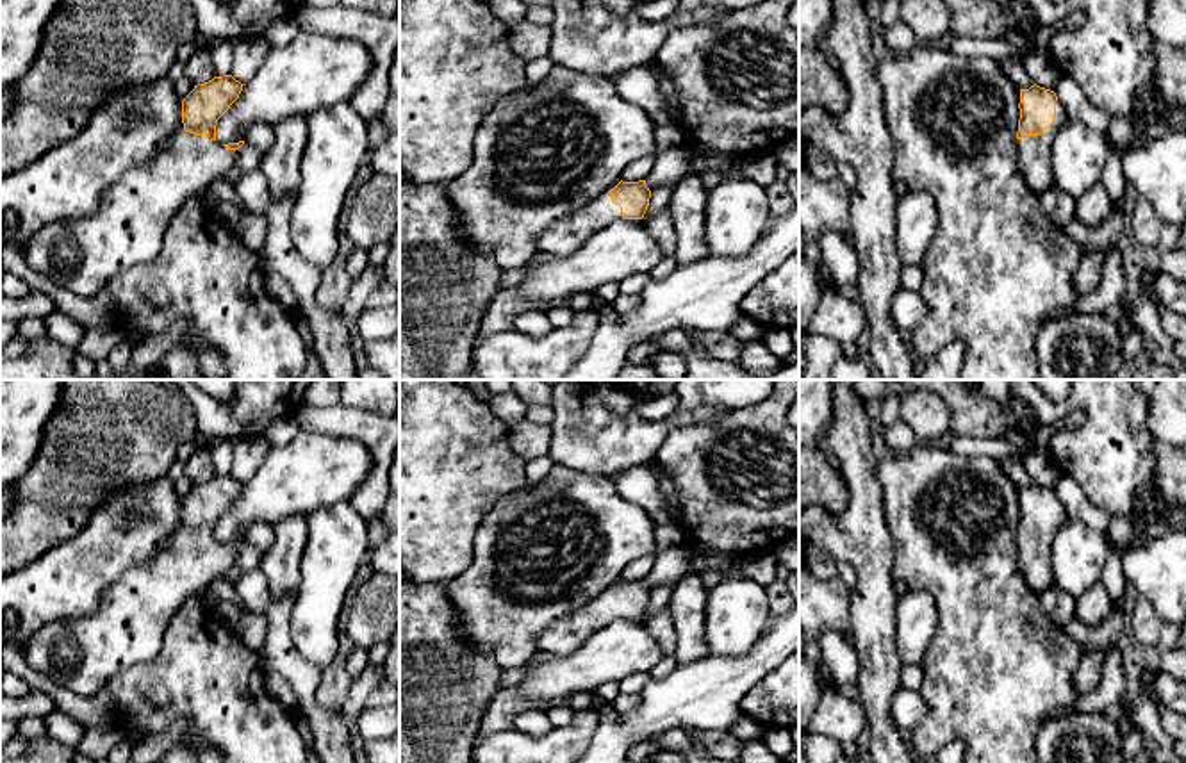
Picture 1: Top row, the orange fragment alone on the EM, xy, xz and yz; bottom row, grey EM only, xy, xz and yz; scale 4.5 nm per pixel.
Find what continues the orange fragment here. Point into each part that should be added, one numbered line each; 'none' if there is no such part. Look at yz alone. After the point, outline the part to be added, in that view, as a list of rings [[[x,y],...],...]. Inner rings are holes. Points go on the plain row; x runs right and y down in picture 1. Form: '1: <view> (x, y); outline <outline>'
1: yz (1033, 549); outline [[[1058,499],[1054,522],[1040,535],[1025,535],[1017,540],[1020,570],[1024,581],[1034,594],[1042,594],[1056,585],[1052,576],[1050,547],[1054,535],[1068,522],[1068,519],[1065,505]]]

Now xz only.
1: xz (568, 635); outline [[[605,592],[542,631],[539,651],[558,656],[574,652],[592,635],[617,619],[622,619],[621,606],[610,599],[608,592]]]

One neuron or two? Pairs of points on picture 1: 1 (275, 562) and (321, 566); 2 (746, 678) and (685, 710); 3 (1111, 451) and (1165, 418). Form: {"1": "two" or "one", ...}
{"1": "two", "2": "one", "3": "two"}

